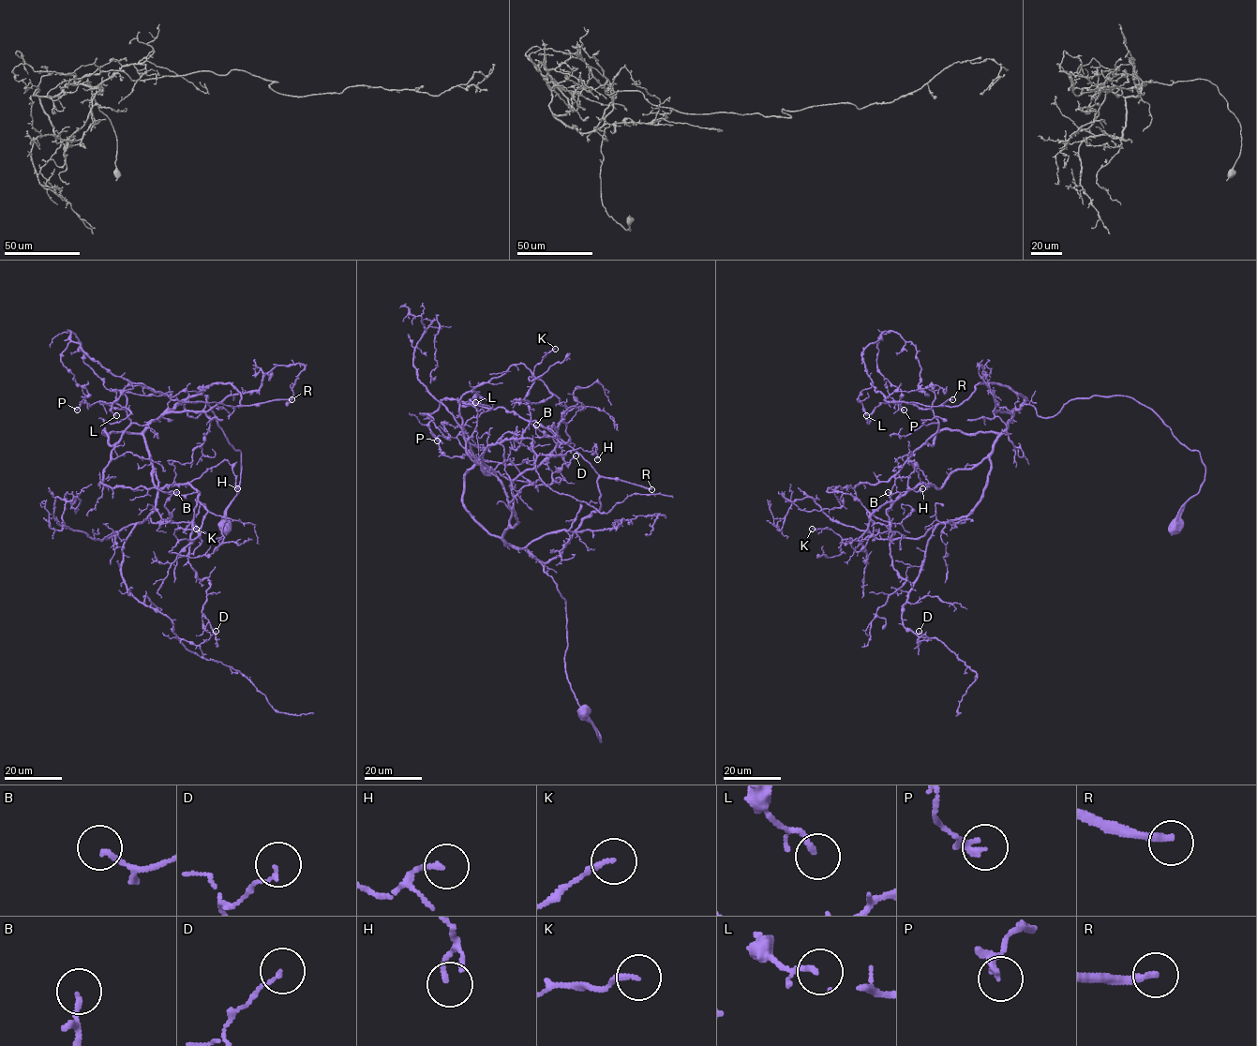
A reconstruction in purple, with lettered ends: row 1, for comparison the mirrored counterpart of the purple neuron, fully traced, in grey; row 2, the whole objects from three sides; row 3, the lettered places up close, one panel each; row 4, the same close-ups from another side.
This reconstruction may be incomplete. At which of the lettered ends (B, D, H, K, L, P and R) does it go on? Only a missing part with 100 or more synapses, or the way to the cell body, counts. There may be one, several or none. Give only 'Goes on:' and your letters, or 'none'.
Goes on: R

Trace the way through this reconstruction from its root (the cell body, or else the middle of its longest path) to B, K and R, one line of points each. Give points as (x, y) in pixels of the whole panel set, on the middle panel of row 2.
B: (585, 712), (567, 678), (566, 602), (543, 565), (502, 538), (512, 483), (558, 441), (536, 425)
K: (585, 712), (567, 678), (566, 602), (502, 538), (512, 483), (567, 410), (533, 375), (555, 349)
R: (585, 712), (567, 678), (566, 602), (540, 561), (555, 559), (599, 509), (598, 478), (651, 489)

